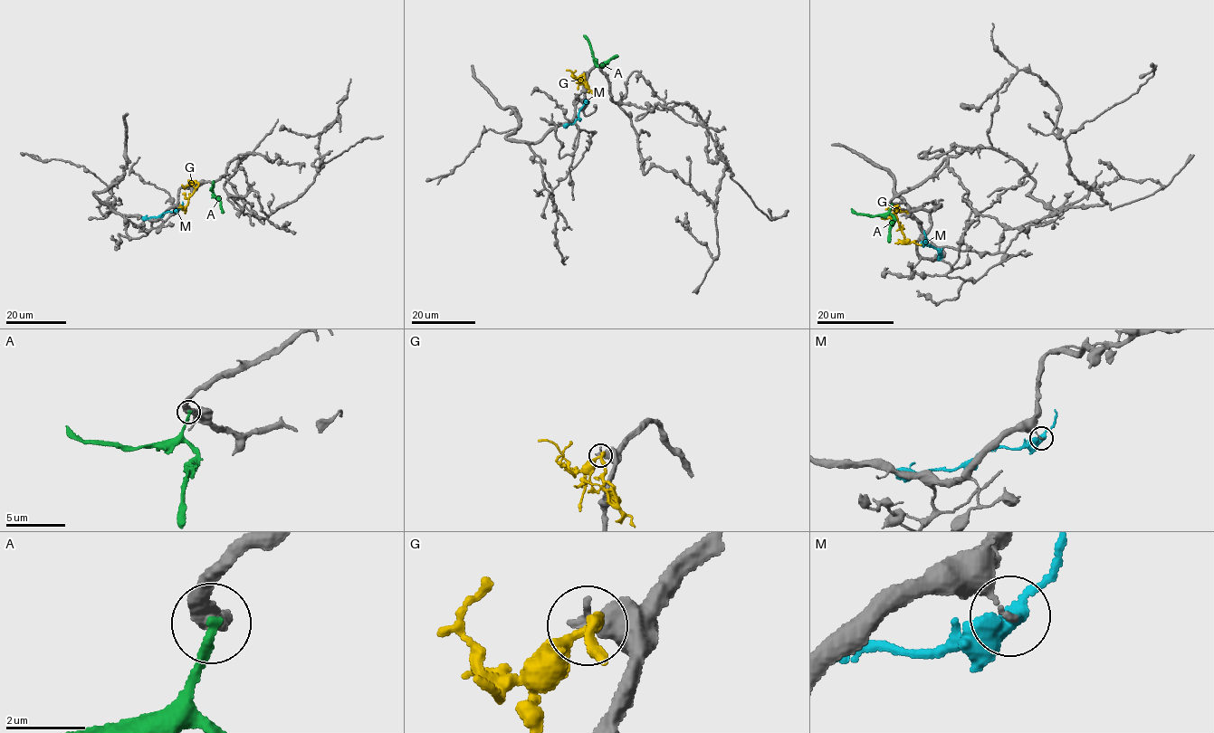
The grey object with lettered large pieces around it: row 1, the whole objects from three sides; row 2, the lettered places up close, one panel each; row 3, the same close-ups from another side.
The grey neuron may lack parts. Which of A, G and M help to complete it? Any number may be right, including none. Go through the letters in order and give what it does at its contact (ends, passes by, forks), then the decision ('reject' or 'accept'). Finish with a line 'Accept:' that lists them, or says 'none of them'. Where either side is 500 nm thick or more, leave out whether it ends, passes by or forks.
A: it ends there; reject
G: it passes by; reject
M: it passes by; reject
Accept: none of them

